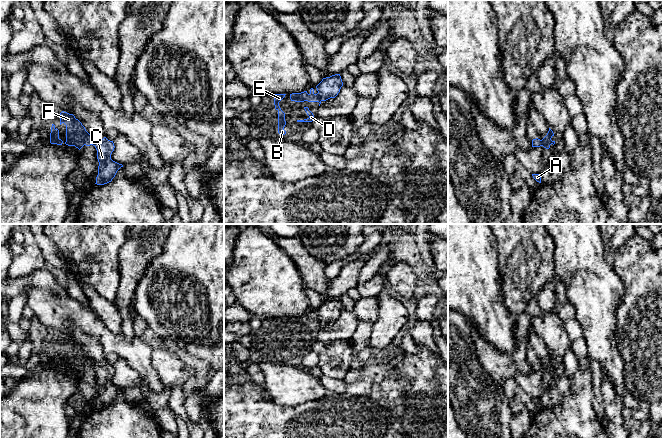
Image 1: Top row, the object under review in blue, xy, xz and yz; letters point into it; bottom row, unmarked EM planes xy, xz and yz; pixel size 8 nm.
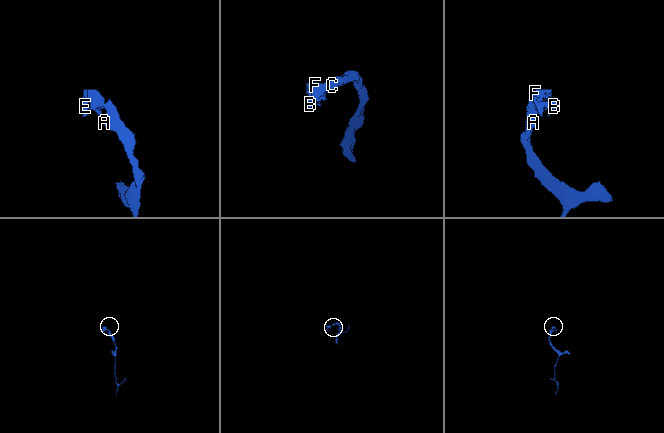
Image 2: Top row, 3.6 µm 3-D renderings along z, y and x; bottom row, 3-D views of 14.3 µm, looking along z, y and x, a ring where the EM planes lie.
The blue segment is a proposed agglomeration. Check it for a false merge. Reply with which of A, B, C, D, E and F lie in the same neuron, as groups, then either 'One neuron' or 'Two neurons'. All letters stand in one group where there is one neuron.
Groups: A C / B D E F. Two neurons

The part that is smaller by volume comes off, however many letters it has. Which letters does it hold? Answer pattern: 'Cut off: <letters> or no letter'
Cut off: B, D, E, F

